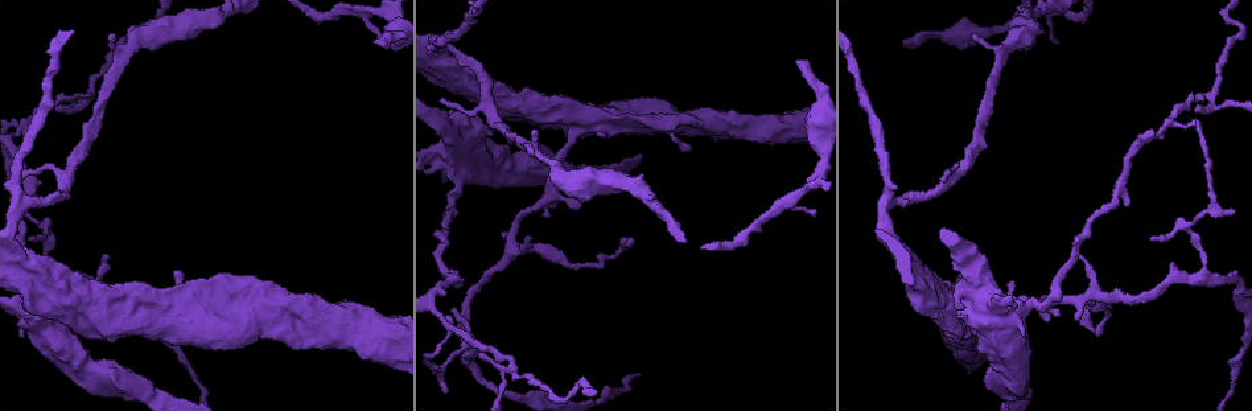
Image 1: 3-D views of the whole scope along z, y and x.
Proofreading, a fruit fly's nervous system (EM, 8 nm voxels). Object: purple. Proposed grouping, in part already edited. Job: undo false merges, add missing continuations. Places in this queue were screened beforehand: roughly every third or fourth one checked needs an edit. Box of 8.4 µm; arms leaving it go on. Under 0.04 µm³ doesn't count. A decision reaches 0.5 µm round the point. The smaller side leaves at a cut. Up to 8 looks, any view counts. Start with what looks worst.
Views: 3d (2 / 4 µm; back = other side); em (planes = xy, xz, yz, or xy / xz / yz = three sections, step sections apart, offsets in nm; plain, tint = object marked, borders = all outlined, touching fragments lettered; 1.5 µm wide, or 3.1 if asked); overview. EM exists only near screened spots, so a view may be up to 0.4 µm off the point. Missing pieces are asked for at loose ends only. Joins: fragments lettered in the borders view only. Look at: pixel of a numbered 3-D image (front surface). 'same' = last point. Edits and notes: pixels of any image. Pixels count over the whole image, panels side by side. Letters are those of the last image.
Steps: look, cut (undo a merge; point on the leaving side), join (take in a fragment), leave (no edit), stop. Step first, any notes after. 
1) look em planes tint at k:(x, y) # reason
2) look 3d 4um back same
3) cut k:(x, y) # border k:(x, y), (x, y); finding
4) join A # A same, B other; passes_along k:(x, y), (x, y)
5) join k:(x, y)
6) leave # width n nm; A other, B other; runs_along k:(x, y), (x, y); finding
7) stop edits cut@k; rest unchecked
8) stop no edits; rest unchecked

look em planes borders at 1:(26, 121)

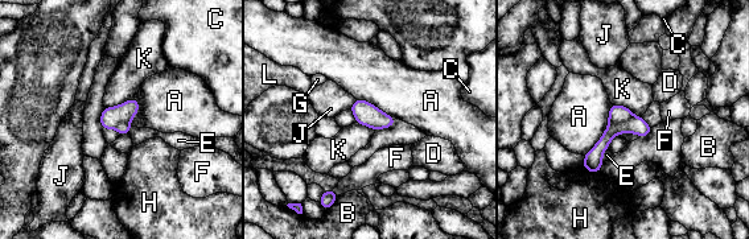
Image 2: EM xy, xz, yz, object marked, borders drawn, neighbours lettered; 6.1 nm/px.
cut 2:(617, 114) # A other, B other, C other, D other, E other, F other, G other, H other, J other, K other, L other; border 2:(633, 115), (621, 123), (608, 127); a second neuron is stuck on

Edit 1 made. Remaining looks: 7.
look overview

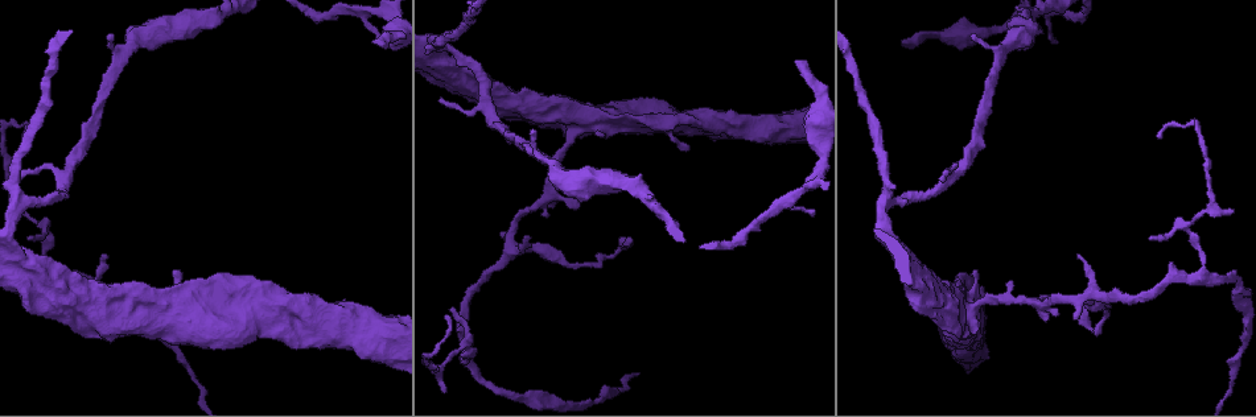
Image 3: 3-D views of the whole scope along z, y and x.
look em yz step 4 tint at 3:(525, 236)

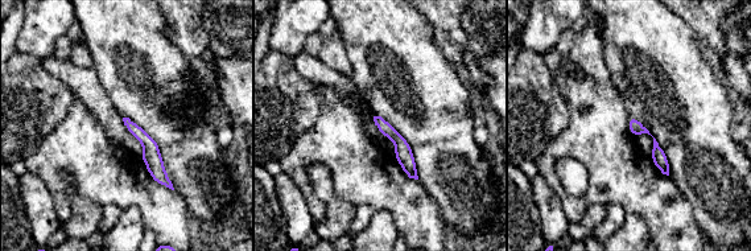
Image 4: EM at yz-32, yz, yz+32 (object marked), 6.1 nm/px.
look em yz step 4 borders same # what lies round it

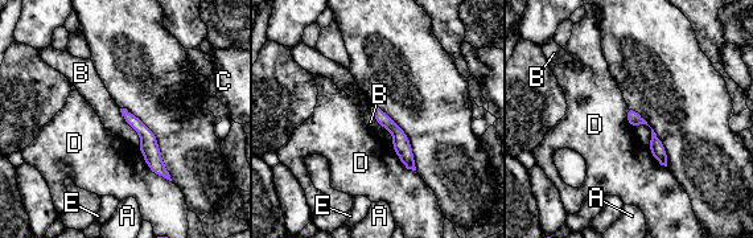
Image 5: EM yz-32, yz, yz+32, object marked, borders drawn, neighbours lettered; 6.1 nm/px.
leave # A other, B other, C other, D other, E other; runs_along 5:(124, 113), (147, 135), (164, 173); no lettered fragment goes on from it

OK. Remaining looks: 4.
stop edits cut@2; rest unchecked

